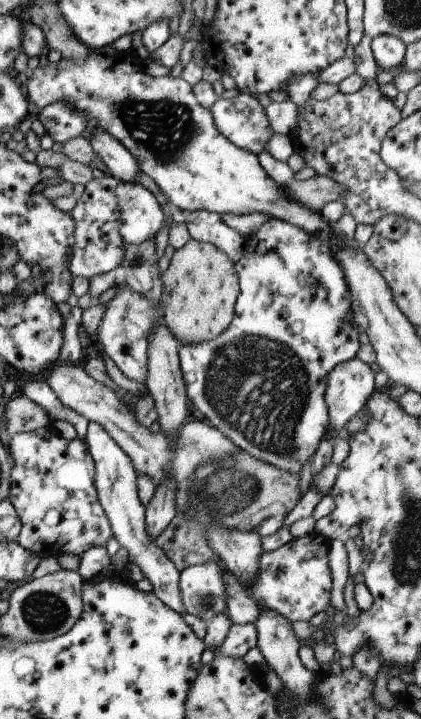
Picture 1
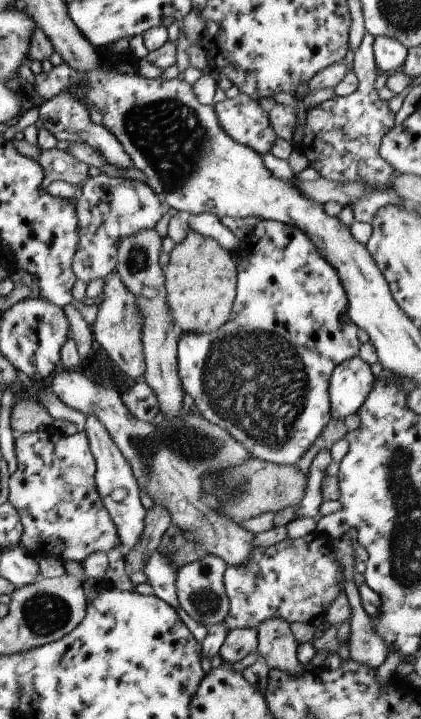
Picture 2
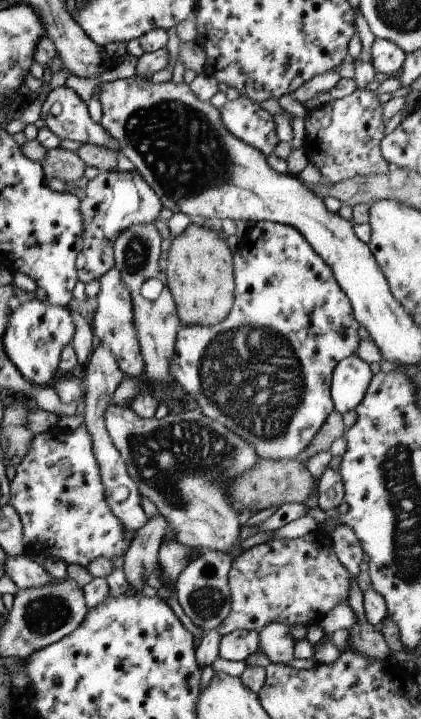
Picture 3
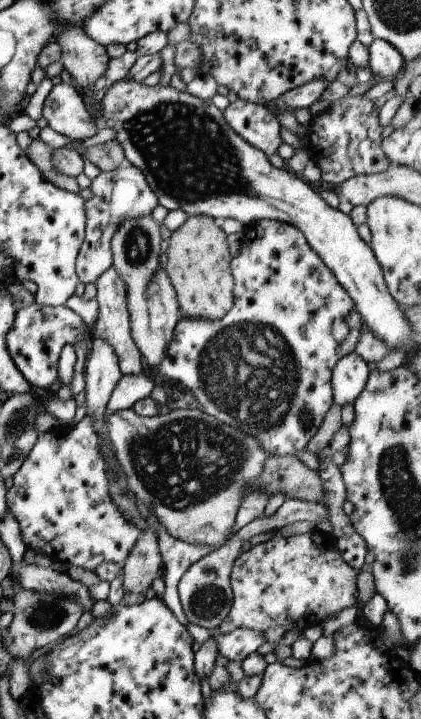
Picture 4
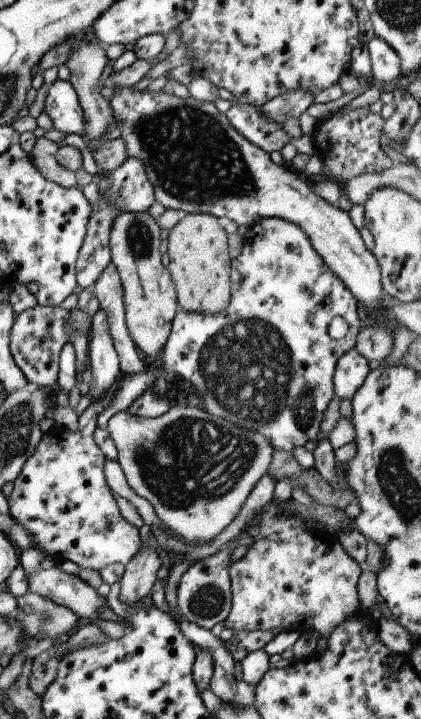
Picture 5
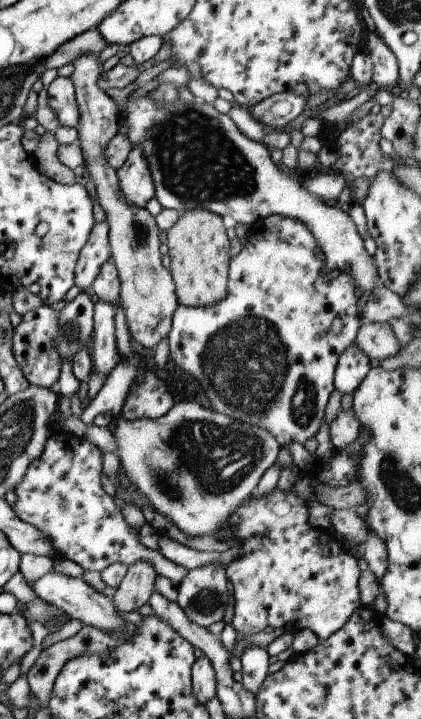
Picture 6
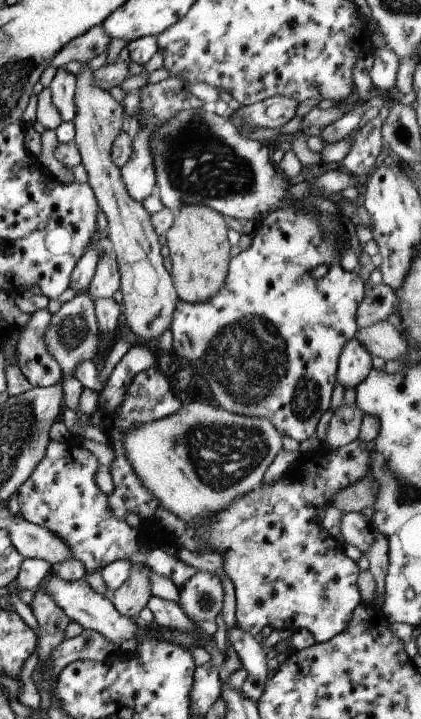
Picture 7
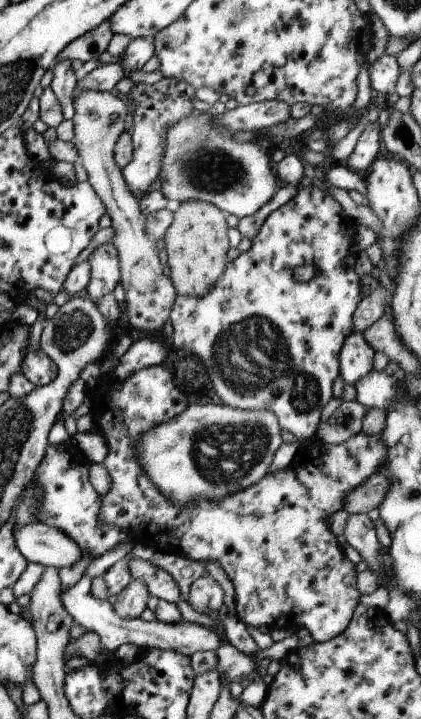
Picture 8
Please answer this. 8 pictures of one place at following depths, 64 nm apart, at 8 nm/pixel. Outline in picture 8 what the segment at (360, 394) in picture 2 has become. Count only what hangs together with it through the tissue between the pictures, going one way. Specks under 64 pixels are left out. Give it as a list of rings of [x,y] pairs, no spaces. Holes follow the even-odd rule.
[[[354,331],[344,341],[339,356],[340,376],[348,384],[355,384],[373,367],[375,350],[368,344],[363,333]]]

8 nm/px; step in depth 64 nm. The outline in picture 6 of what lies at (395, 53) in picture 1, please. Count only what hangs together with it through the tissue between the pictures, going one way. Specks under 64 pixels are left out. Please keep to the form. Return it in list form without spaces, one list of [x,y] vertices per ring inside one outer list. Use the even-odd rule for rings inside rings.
[[[375,33],[369,35],[367,47],[371,54],[373,73],[371,80],[382,90],[397,91],[399,62],[395,52]]]

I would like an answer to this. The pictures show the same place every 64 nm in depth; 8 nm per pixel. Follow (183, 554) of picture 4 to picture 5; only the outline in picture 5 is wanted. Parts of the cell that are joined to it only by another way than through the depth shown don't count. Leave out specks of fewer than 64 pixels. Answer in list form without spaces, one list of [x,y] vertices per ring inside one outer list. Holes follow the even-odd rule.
[[[266,473],[264,476],[262,476],[262,478],[260,478],[260,480],[258,480],[258,482],[256,483],[256,486],[254,486],[254,488],[252,489],[252,492],[248,495],[248,498],[242,505],[240,512],[238,512],[238,514],[236,515],[236,518],[234,518],[234,520],[232,520],[232,522],[230,522],[230,524],[228,524],[228,526],[226,526],[226,528],[224,528],[224,530],[222,530],[222,532],[220,532],[218,536],[215,536],[212,542],[210,542],[209,544],[194,547],[189,544],[184,544],[173,537],[170,537],[170,535],[167,535],[162,530],[162,528],[160,529],[156,526],[151,527],[153,535],[158,540],[158,545],[161,546],[166,552],[167,550],[174,550],[174,552],[182,552],[186,554],[186,557],[183,558],[181,562],[176,562],[174,559],[172,559],[169,576],[167,577],[167,583],[165,586],[165,597],[167,605],[173,611],[180,613],[179,609],[177,608],[177,586],[181,581],[181,576],[189,569],[189,566],[193,565],[196,561],[205,559],[206,557],[217,553],[224,544],[226,544],[230,540],[233,540],[234,537],[238,536],[244,530],[246,525],[254,518],[258,511],[260,509],[263,509],[264,505],[267,505],[268,502],[272,501],[272,496],[274,496],[275,484],[275,478],[270,473]]]

